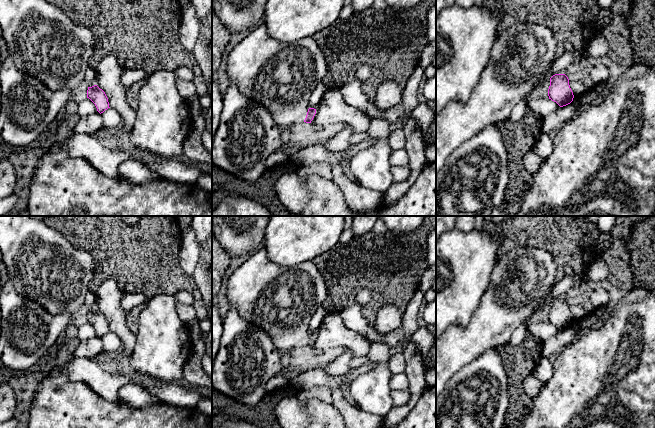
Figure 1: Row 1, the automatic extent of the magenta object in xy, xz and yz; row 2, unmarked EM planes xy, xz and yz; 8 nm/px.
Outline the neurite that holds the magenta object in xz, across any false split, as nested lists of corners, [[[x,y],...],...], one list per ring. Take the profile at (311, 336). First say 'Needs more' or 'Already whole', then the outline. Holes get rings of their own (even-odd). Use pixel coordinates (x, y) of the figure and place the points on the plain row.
Needs more. [[[263,248],[233,272],[227,281],[226,294],[230,307],[235,308],[246,321],[266,332],[274,346],[283,353],[302,346],[311,347],[316,333],[309,331],[309,321],[316,310],[323,305],[328,295],[328,288],[313,261],[295,266],[279,265],[268,258],[266,249]]]

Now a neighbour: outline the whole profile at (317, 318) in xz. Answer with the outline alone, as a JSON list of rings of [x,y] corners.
[[[320,306],[316,312],[312,315],[309,321],[309,331],[317,333],[323,319],[326,316],[326,311],[323,306]]]

